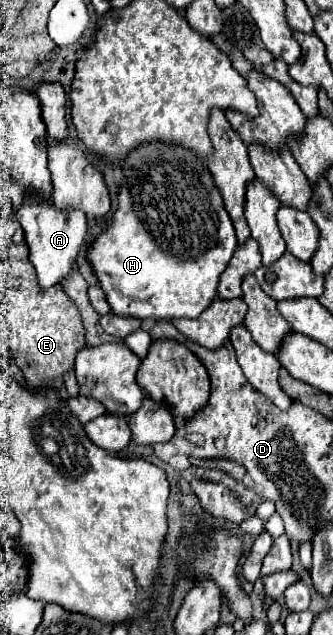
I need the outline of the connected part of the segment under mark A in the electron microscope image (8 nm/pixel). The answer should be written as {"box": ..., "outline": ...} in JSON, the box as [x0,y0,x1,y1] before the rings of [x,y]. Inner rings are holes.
{"box":[17,197,87,289],"outline":[[[29,197],[21,205],[17,219],[25,231],[25,243],[29,247],[29,259],[37,269],[37,279],[41,289],[51,289],[55,285],[63,285],[63,281],[77,267],[77,255],[81,245],[87,241],[87,219],[81,211],[61,213],[53,207],[51,201]]]}

